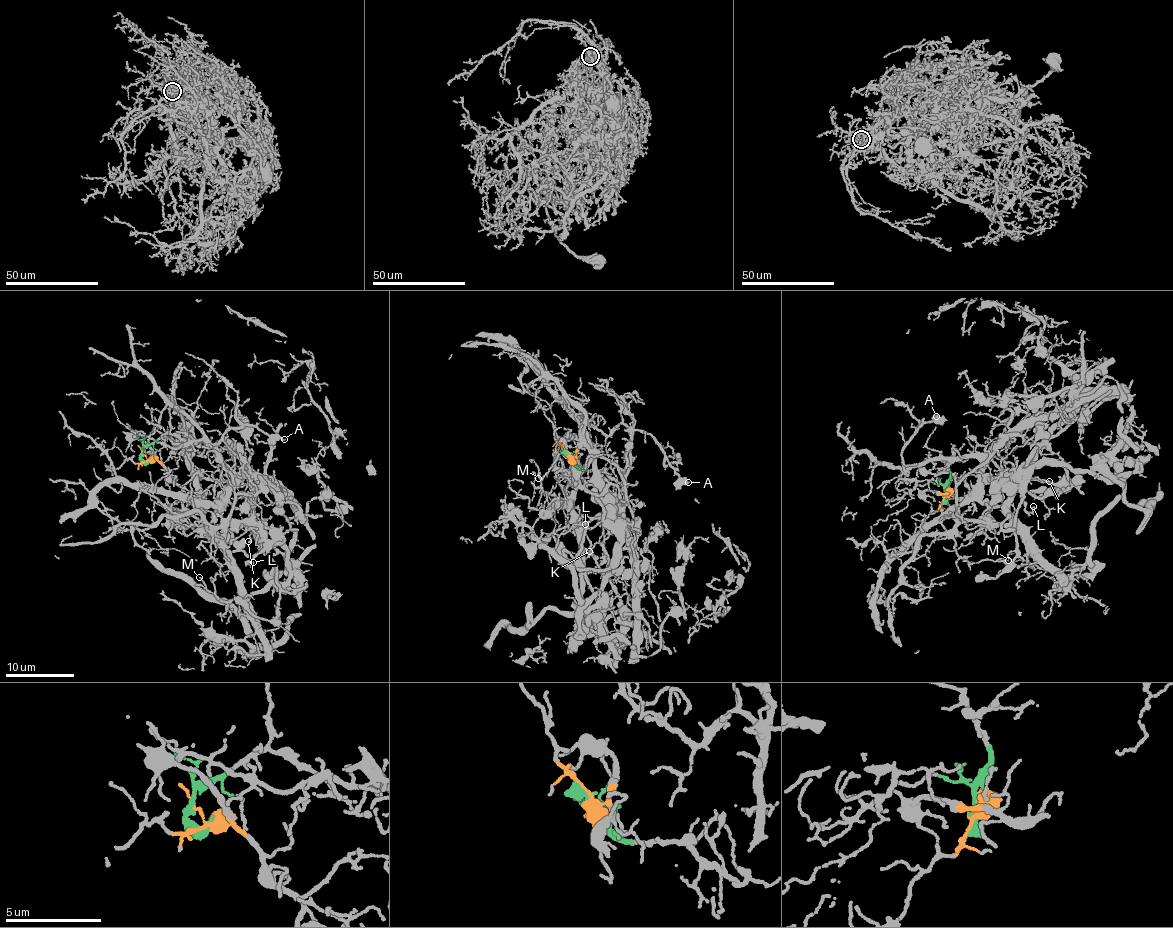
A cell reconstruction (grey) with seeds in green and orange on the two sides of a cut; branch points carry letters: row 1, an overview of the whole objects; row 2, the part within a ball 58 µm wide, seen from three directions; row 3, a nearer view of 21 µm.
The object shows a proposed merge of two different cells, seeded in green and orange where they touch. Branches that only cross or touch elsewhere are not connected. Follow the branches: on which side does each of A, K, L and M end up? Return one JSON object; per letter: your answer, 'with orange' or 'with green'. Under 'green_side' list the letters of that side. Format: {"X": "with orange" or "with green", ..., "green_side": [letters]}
{"A": "with green", "K": "with green", "L": "with green", "M": "with orange", "green_side": ["A", "K", "L"]}

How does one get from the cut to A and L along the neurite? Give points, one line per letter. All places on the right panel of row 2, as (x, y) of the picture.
A: (945, 493), (950, 474), (943, 461), (956, 449), (951, 458), (904, 469), (903, 449), (920, 426), (936, 416)
L: (945, 493), (943, 461), (955, 449), (980, 463), (983, 480), (1000, 478), (1027, 511), (1034, 507)

